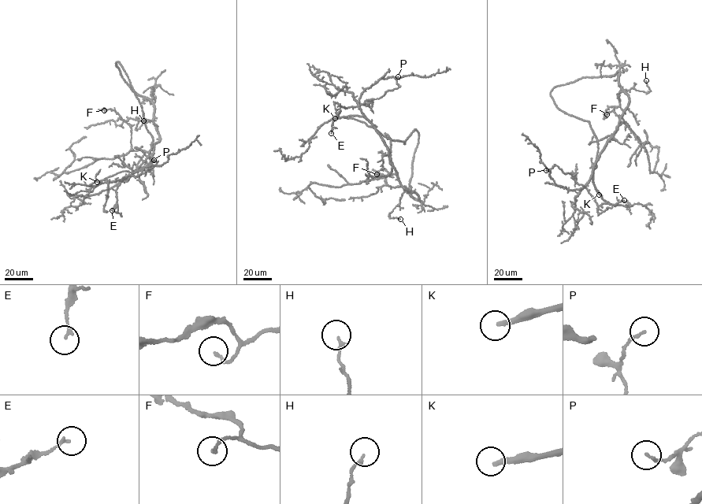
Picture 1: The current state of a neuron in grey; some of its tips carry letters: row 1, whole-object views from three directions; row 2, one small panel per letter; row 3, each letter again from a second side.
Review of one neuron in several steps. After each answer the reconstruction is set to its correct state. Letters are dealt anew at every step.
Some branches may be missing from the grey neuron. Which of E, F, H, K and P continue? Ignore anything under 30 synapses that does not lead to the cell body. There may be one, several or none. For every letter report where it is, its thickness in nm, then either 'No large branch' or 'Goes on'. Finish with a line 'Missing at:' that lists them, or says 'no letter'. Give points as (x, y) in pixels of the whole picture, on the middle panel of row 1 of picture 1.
E: Place: (331, 133). Thickness 120 nm. No large branch
F: Place: (376, 174). Thickness 150 nm. No large branch
H: Place: (400, 219). Thickness 160 nm. No large branch
K: Place: (335, 118). Thickness 260 nm. Goes on
P: Place: (398, 76). Thickness 130 nm. No large branch
Missing at: K

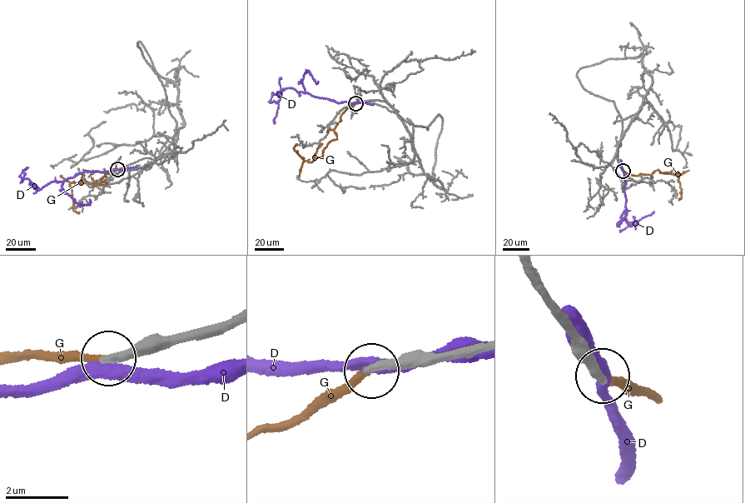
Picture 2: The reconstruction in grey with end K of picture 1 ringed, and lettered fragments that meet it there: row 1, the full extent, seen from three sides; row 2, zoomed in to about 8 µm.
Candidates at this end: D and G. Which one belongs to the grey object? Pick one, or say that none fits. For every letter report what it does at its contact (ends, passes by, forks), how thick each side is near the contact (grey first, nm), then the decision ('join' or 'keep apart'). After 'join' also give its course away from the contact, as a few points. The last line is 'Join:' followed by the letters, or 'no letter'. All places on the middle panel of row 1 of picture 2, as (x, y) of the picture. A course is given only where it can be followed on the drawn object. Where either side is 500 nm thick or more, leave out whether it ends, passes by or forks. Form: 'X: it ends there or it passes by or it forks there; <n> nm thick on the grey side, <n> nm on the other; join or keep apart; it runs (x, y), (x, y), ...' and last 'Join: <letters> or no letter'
D: it passes by; 320 nm thick on the grey side, 360 nm on the other; keep apart
G: it ends there; 320 nm thick on the grey side, 180 nm on the other; join; it runs (355, 103), (340, 115), (334, 129), (336, 138), (327, 142), (321, 156), (305, 161), (294, 149), (297, 143)
Join: G

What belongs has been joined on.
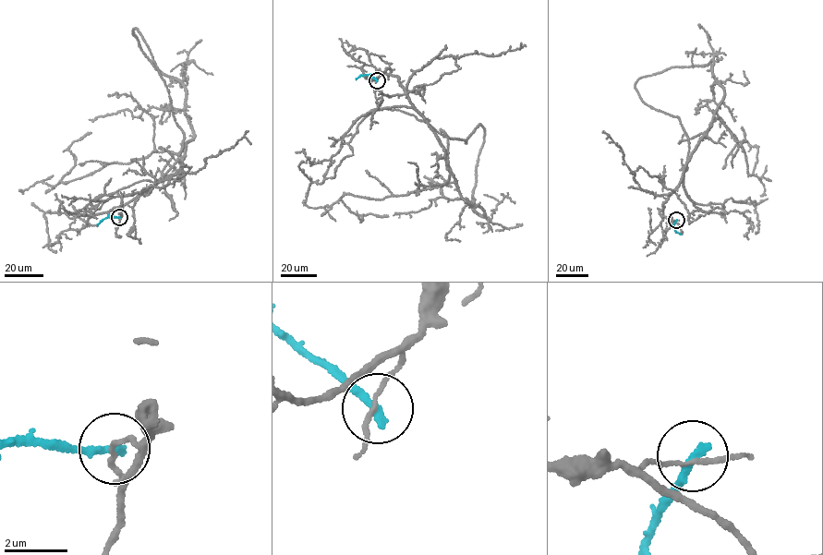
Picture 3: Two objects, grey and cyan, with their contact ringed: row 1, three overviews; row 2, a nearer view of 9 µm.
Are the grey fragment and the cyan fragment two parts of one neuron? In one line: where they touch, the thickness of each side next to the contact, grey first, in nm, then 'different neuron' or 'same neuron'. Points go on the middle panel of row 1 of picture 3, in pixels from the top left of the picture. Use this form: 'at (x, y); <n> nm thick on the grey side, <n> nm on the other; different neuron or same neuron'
at (377, 80); 130 nm thick on the grey side, 280 nm on the other; different neuron

